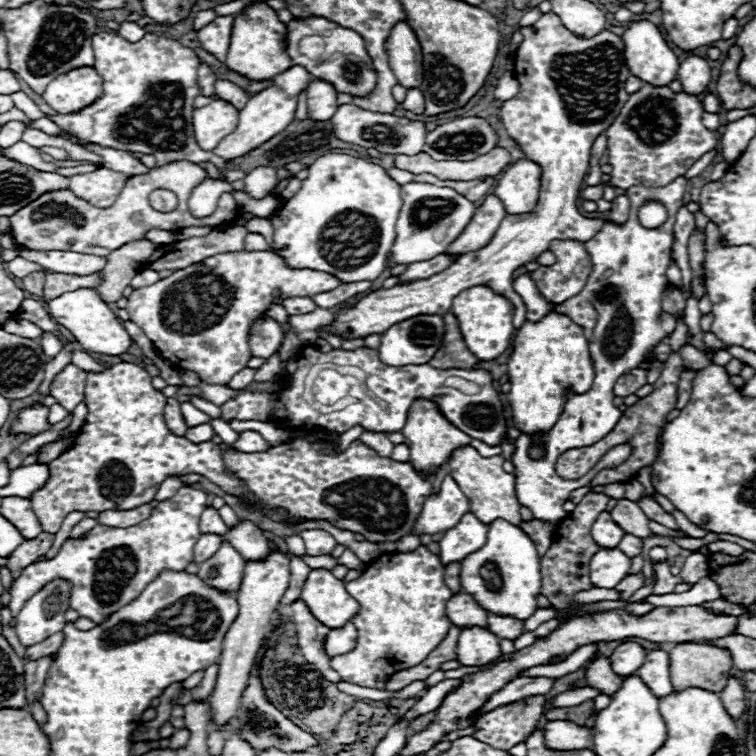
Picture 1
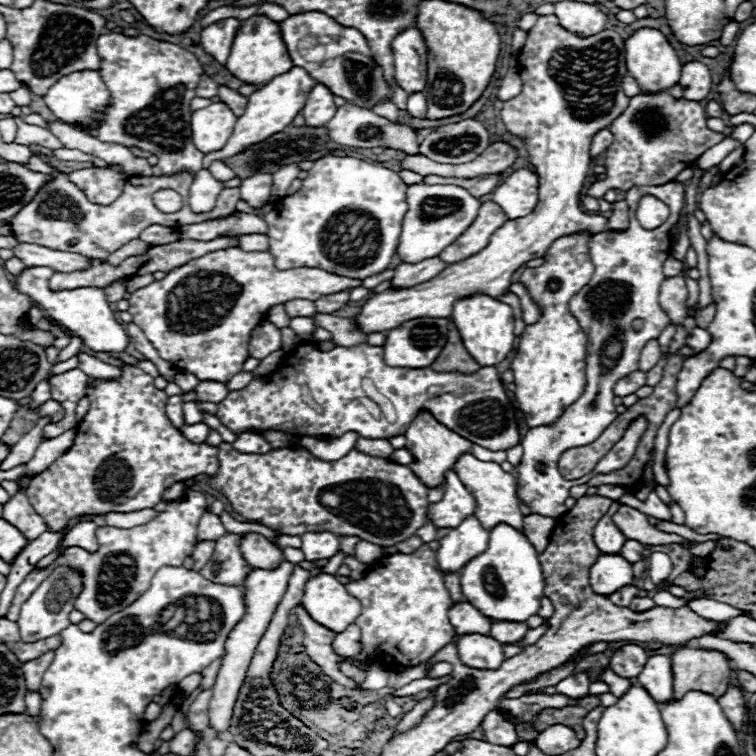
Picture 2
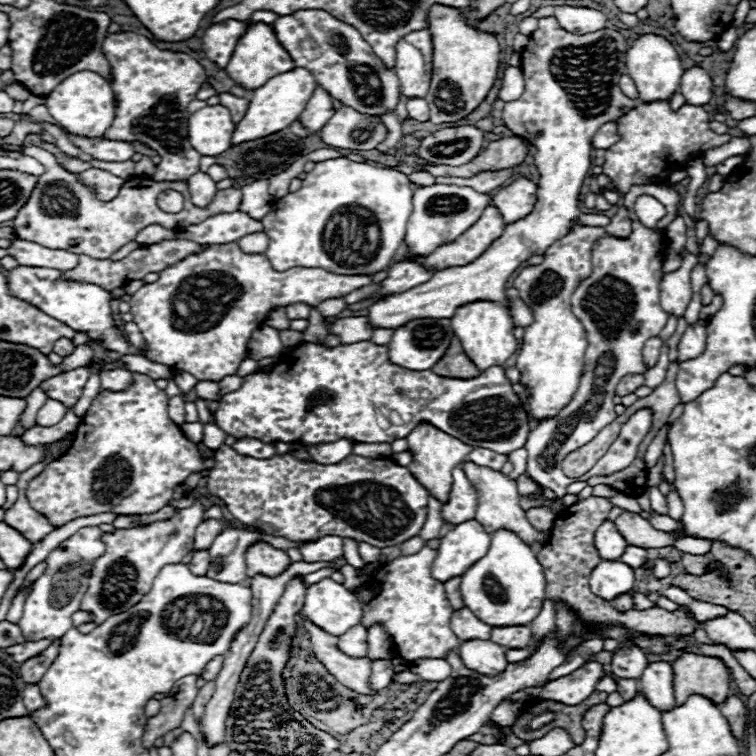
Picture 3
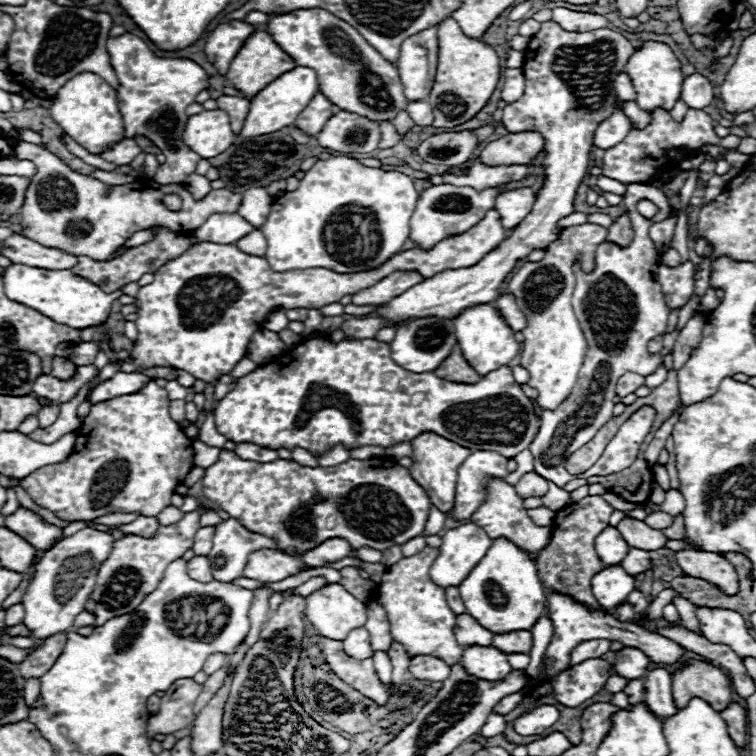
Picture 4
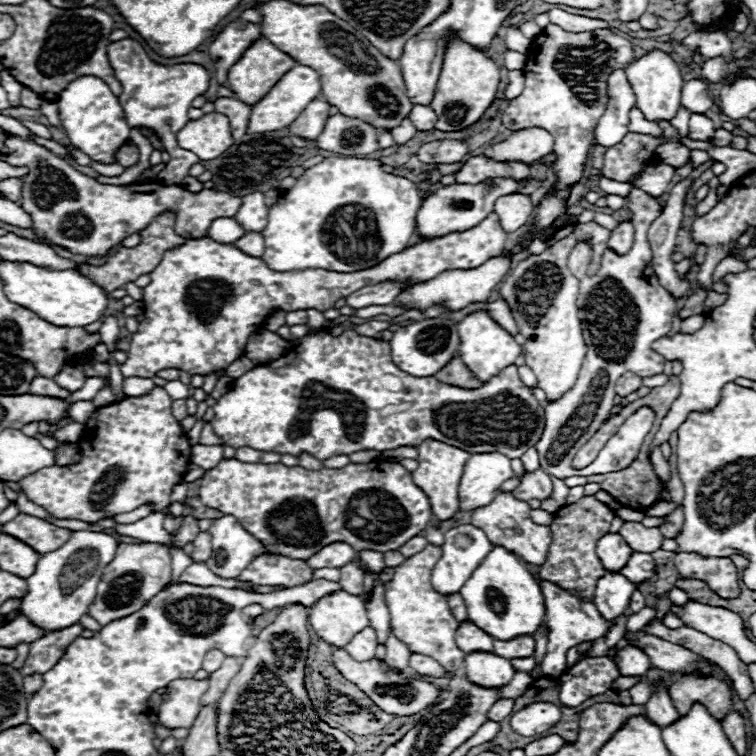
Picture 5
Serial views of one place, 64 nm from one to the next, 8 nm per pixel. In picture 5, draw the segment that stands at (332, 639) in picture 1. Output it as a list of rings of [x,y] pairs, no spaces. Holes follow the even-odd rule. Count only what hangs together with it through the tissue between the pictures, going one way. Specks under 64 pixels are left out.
[[[364,628],[364,632],[358,632],[350,644],[346,644],[346,652],[354,658],[354,660],[372,660],[374,652],[376,652],[376,634],[372,628]]]

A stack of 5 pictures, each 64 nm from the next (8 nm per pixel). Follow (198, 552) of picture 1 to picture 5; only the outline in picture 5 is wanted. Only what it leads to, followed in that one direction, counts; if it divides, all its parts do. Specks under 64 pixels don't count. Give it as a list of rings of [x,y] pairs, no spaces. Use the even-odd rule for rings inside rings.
[[[192,562],[184,572],[182,572],[182,580],[190,582],[190,584],[198,584],[198,586],[222,586],[225,588],[252,588],[258,593],[270,593],[274,586],[255,585],[251,582],[243,582],[237,579],[224,579],[214,576],[214,572],[210,572],[210,568],[206,566],[206,562]],[[322,568],[313,570],[313,579],[326,579],[339,582],[340,575],[340,570],[338,568]]]

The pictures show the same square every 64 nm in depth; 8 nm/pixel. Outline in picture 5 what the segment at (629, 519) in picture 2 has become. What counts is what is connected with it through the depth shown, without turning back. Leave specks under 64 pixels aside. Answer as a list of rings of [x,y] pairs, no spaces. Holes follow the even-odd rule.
[[[624,522],[620,528],[620,536],[626,540],[626,544],[636,552],[652,554],[662,546],[664,536],[658,528],[648,528],[642,522]]]

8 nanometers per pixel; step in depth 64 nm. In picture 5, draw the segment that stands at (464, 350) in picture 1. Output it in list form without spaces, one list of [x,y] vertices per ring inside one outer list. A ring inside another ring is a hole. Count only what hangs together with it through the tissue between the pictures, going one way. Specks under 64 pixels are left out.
[[[456,354],[440,372],[436,372],[436,378],[446,384],[460,386],[460,388],[480,388],[482,386],[482,382],[476,380],[476,376],[466,368],[460,354]]]

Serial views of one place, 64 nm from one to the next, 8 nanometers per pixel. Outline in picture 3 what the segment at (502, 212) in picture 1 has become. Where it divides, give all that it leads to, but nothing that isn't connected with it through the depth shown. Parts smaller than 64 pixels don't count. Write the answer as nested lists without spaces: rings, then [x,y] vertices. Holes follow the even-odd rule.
[[[496,206],[484,208],[480,220],[468,228],[462,236],[458,236],[454,242],[440,246],[436,252],[432,252],[426,258],[416,258],[416,262],[426,264],[428,268],[452,268],[470,264],[476,260],[504,230],[504,220],[500,216],[500,210]]]

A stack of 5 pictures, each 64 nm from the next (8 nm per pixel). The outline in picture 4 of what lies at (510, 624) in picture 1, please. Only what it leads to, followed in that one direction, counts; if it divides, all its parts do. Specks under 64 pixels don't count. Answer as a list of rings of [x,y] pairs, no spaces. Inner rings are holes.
[[[528,630],[528,632],[508,632],[504,636],[494,636],[492,646],[500,648],[504,654],[530,652],[530,648],[532,648],[532,634]]]

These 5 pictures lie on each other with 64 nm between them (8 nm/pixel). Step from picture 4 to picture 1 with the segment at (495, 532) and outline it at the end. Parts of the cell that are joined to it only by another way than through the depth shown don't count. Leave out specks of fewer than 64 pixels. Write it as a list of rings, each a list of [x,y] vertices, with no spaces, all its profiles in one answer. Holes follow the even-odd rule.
[[[460,446],[452,452],[452,456],[448,458],[448,470],[454,476],[454,480],[460,484],[460,490],[468,496],[470,500],[470,510],[476,512],[476,516],[484,522],[490,524],[492,520],[504,518],[512,524],[520,524],[520,504],[516,500],[514,494],[514,474],[508,474],[502,470],[504,458],[502,456],[490,456],[484,458],[476,452],[476,448],[472,446]]]

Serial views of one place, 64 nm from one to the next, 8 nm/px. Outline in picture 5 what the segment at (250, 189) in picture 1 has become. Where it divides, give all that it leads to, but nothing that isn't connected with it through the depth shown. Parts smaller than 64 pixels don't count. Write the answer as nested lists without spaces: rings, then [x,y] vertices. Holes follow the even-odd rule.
[[[252,192],[242,198],[242,206],[236,214],[236,220],[246,228],[246,232],[262,232],[266,226],[268,204],[262,192]]]

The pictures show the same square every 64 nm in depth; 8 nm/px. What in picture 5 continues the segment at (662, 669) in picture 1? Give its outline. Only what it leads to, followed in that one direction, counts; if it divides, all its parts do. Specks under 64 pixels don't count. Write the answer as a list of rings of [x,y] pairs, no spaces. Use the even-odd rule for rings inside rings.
[[[660,680],[652,684],[652,696],[650,696],[648,704],[644,704],[644,706],[646,706],[648,718],[650,718],[656,726],[660,726],[660,728],[672,724],[672,722],[680,716],[678,710],[674,708],[674,704],[672,704],[672,698],[670,698],[670,694],[668,694],[666,684],[660,682]]]

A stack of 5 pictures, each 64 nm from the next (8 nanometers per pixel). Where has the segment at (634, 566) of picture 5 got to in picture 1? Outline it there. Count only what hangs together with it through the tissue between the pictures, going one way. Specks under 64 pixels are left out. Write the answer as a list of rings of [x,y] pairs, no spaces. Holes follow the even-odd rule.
[[[626,534],[622,536],[618,548],[628,556],[628,558],[634,558],[638,554],[642,554],[642,540],[638,536],[632,536],[632,534]]]

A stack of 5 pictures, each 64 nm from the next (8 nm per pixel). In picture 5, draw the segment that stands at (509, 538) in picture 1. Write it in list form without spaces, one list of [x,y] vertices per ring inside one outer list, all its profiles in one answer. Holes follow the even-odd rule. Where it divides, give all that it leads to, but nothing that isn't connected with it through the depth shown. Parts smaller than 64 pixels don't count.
[[[494,546],[492,552],[482,560],[480,568],[460,588],[460,596],[466,604],[468,618],[498,640],[512,640],[520,634],[534,634],[534,630],[544,622],[546,606],[538,580],[534,578],[530,564],[518,558],[504,546]]]

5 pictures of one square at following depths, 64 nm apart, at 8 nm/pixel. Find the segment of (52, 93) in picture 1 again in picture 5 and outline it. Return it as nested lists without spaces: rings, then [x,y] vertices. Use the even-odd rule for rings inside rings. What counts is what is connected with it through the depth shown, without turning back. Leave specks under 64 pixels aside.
[[[84,76],[68,84],[56,104],[62,128],[68,134],[72,146],[80,148],[92,160],[114,162],[116,150],[130,140],[130,126],[124,120],[124,112],[118,104],[118,98],[112,94],[108,84],[104,84],[104,80],[96,76]]]

